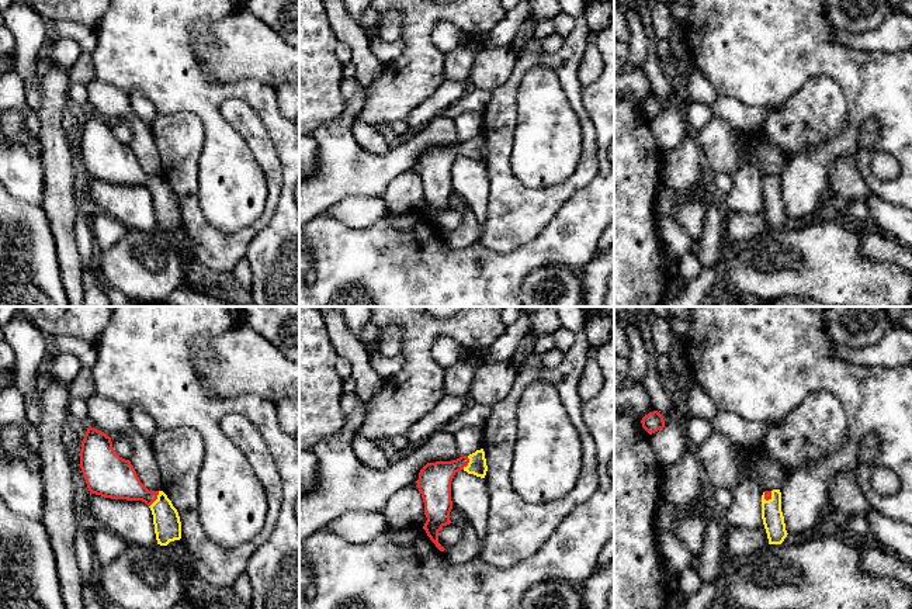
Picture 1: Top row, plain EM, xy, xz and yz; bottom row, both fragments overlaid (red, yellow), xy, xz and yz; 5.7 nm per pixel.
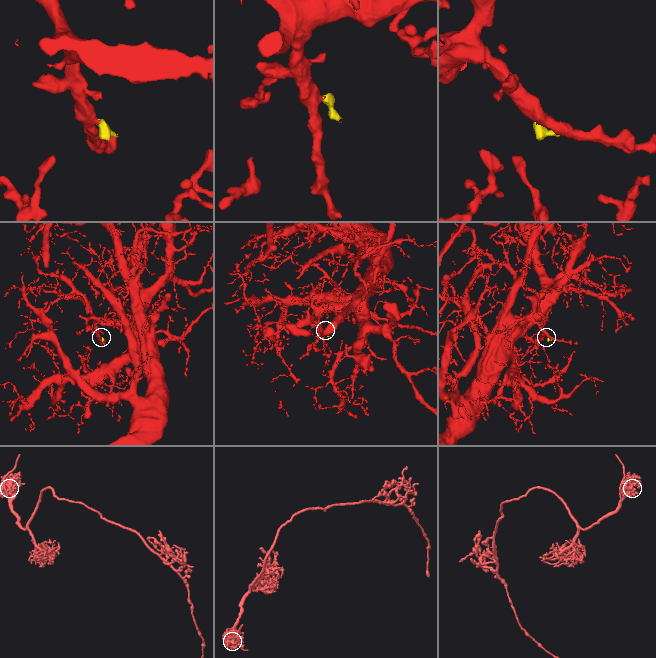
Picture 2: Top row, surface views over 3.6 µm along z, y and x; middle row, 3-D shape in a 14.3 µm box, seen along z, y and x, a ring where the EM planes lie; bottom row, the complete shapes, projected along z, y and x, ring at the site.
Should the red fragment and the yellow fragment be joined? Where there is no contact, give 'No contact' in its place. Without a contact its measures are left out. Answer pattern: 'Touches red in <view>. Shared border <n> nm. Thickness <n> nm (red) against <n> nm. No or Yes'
Touches red in xy. Shared border 110 nm. Thickness 220 nm (red) against 160 nm. Yes

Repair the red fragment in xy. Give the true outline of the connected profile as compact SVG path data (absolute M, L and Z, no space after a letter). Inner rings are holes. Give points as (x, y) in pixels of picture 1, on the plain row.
M89 111L80 135L80 153L90 179L111 184L142 186L153 200L157 229L181 224L177 194L163 176L149 176L129 145L112 134L111 122Z

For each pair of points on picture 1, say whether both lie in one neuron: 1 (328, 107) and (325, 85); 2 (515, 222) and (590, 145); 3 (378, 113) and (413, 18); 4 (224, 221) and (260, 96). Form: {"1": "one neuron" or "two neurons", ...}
{"1": "one neuron", "2": "one neuron", "3": "one neuron", "4": "one neuron"}

